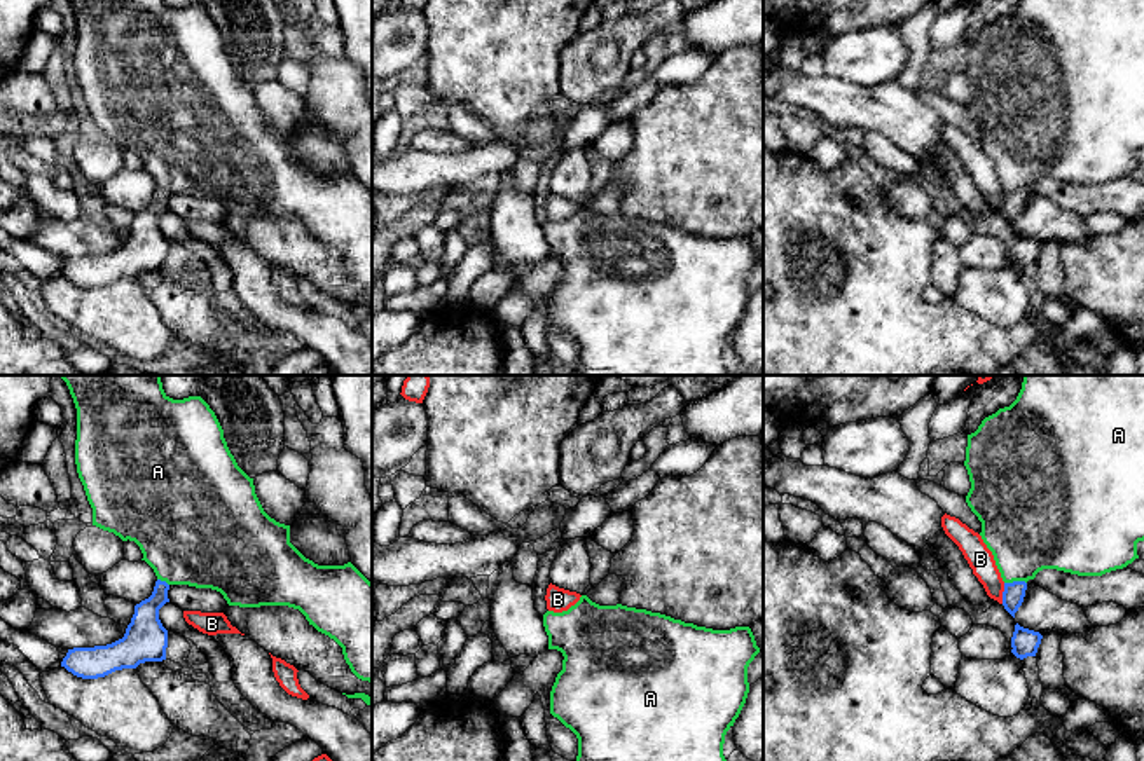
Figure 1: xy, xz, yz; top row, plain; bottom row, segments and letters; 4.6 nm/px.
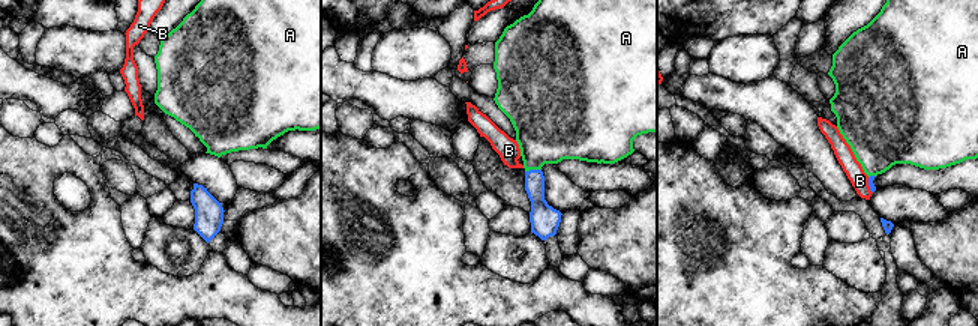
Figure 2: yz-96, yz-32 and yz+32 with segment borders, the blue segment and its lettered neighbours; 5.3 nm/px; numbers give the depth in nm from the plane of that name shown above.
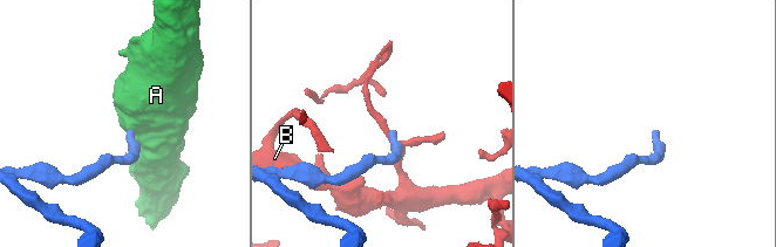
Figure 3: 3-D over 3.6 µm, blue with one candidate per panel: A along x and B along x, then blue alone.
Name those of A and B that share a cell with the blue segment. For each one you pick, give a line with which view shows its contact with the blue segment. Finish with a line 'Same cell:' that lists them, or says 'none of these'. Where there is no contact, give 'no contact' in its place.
A: contact in yz
Same cell: A

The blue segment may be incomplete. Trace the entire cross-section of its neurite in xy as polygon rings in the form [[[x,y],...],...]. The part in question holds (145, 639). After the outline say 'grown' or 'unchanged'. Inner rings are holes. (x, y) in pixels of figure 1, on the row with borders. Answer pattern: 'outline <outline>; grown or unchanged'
outline [[[59,375],[59,377],[66,382],[77,408],[75,464],[87,501],[93,508],[93,525],[114,532],[122,541],[127,539],[134,541],[143,553],[141,560],[145,560],[157,576],[152,595],[134,606],[134,614],[122,639],[107,646],[68,649],[66,656],[61,662],[61,667],[65,667],[68,672],[72,672],[77,677],[98,679],[115,670],[136,668],[140,663],[145,662],[166,660],[168,630],[162,627],[159,620],[159,609],[166,602],[169,602],[168,590],[171,585],[189,585],[196,588],[211,588],[220,592],[229,606],[239,606],[239,607],[288,606],[299,609],[306,616],[309,625],[313,625],[318,632],[334,639],[342,648],[344,660],[349,665],[351,672],[358,679],[369,681],[372,684],[372,583],[351,562],[344,566],[318,566],[313,560],[306,559],[290,543],[290,525],[276,522],[264,511],[255,494],[253,478],[250,478],[238,466],[234,456],[227,447],[227,442],[224,438],[224,429],[215,412],[201,396],[189,396],[183,400],[169,398],[162,389],[161,375]]]; grown

